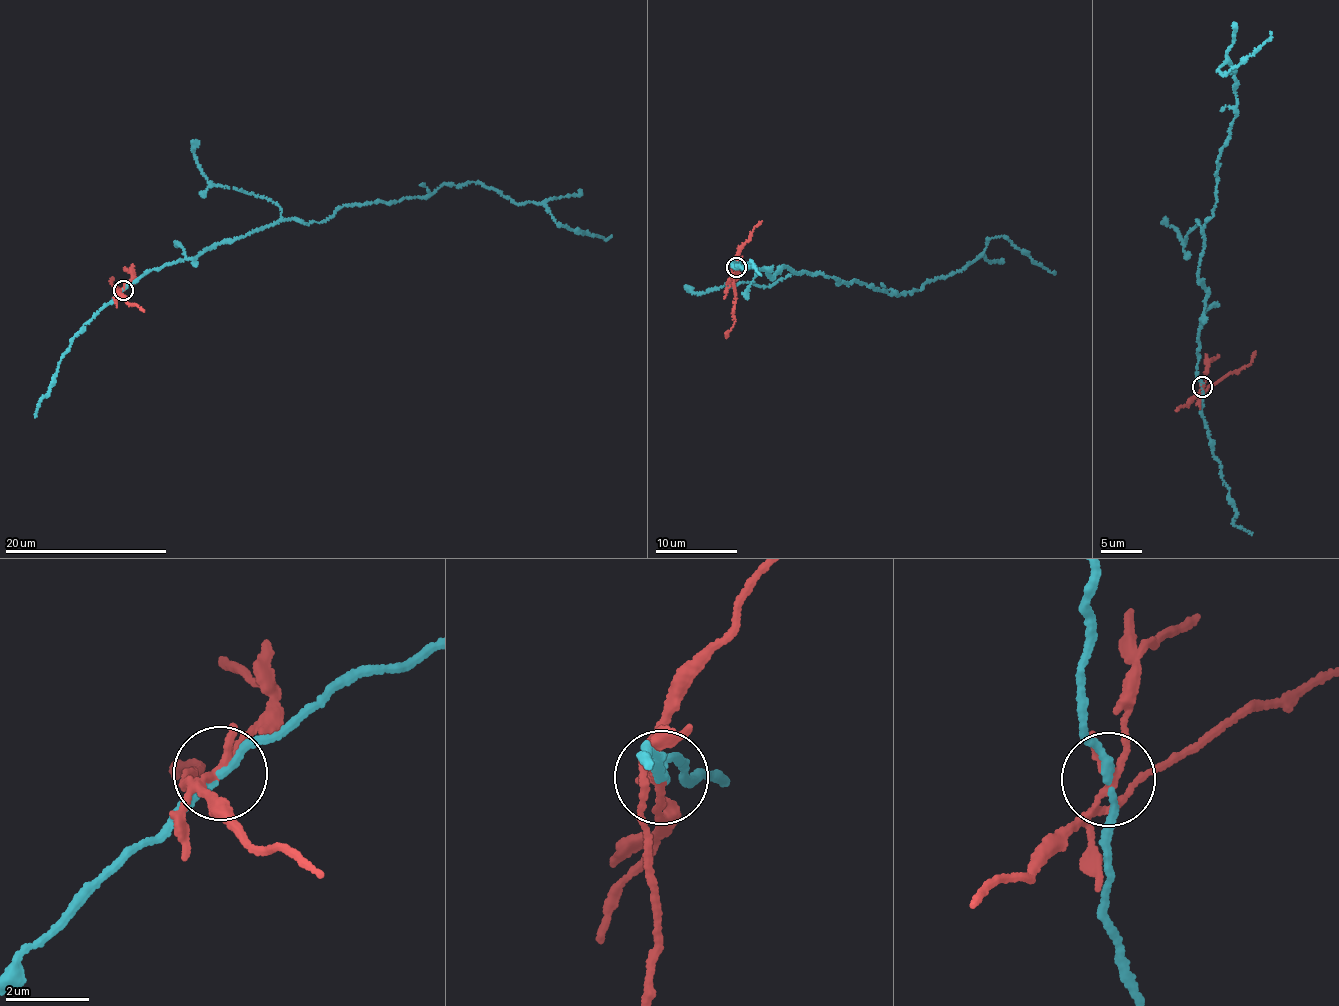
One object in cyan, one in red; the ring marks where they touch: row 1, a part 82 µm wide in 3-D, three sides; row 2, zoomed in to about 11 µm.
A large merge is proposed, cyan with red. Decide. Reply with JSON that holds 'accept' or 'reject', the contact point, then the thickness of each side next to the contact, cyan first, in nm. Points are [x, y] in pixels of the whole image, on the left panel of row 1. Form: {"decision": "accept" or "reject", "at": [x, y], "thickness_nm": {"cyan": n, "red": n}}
{"decision": "reject", "at": [123, 290], "thickness_nm": {"cyan": 170, "red": 160}}

